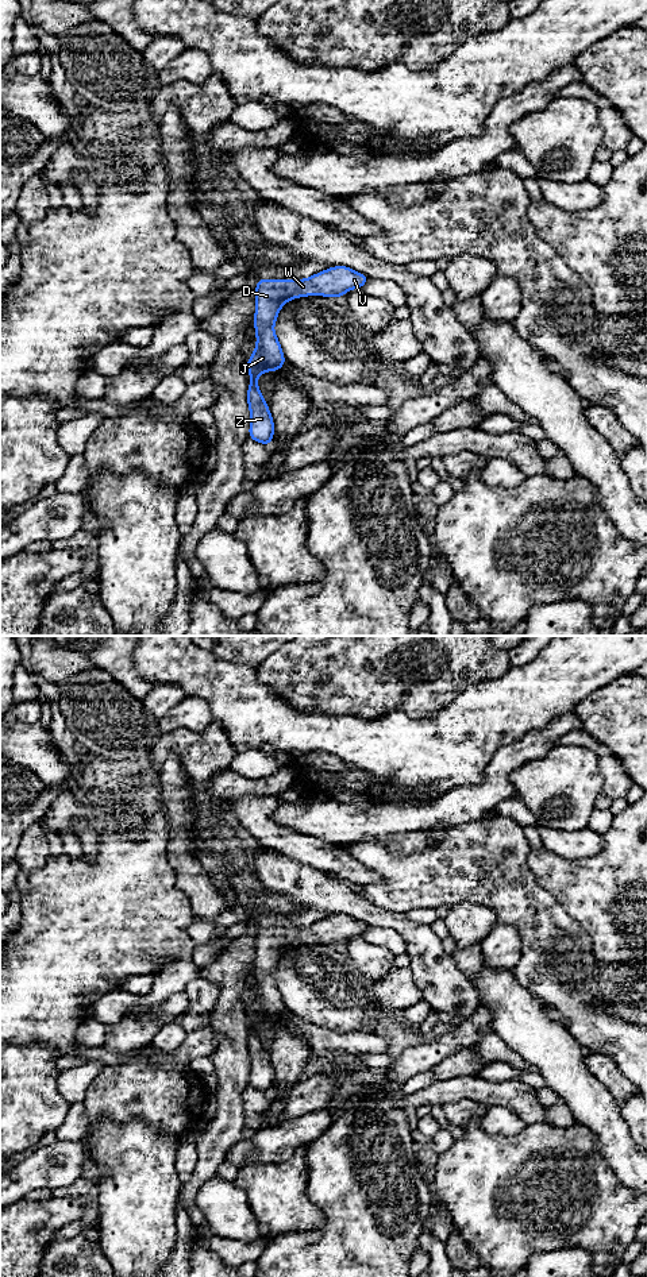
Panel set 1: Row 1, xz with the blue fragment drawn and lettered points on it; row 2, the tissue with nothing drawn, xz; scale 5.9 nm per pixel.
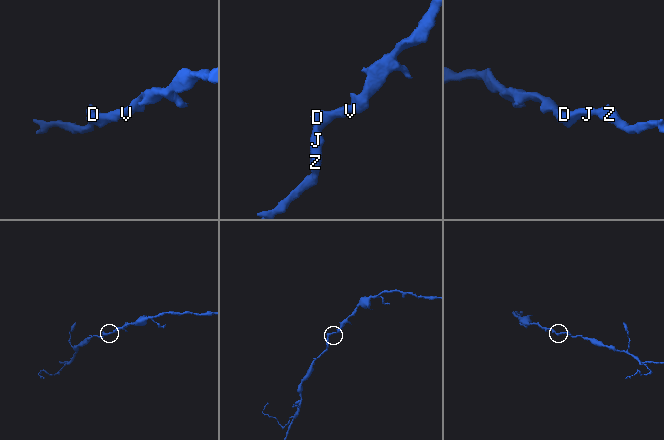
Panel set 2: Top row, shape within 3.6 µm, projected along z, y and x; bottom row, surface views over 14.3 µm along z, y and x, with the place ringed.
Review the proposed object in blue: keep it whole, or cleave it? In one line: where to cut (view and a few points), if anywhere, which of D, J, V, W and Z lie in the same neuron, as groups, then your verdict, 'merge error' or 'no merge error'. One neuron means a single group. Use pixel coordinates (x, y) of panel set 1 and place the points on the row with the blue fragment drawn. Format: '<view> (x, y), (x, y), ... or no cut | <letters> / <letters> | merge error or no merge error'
no cut | D J V W Z | no merge error

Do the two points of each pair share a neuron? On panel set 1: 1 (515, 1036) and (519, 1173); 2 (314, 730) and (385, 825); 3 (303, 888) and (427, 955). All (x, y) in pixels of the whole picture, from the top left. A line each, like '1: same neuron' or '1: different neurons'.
1: different neurons
2: different neurons
3: same neuron

